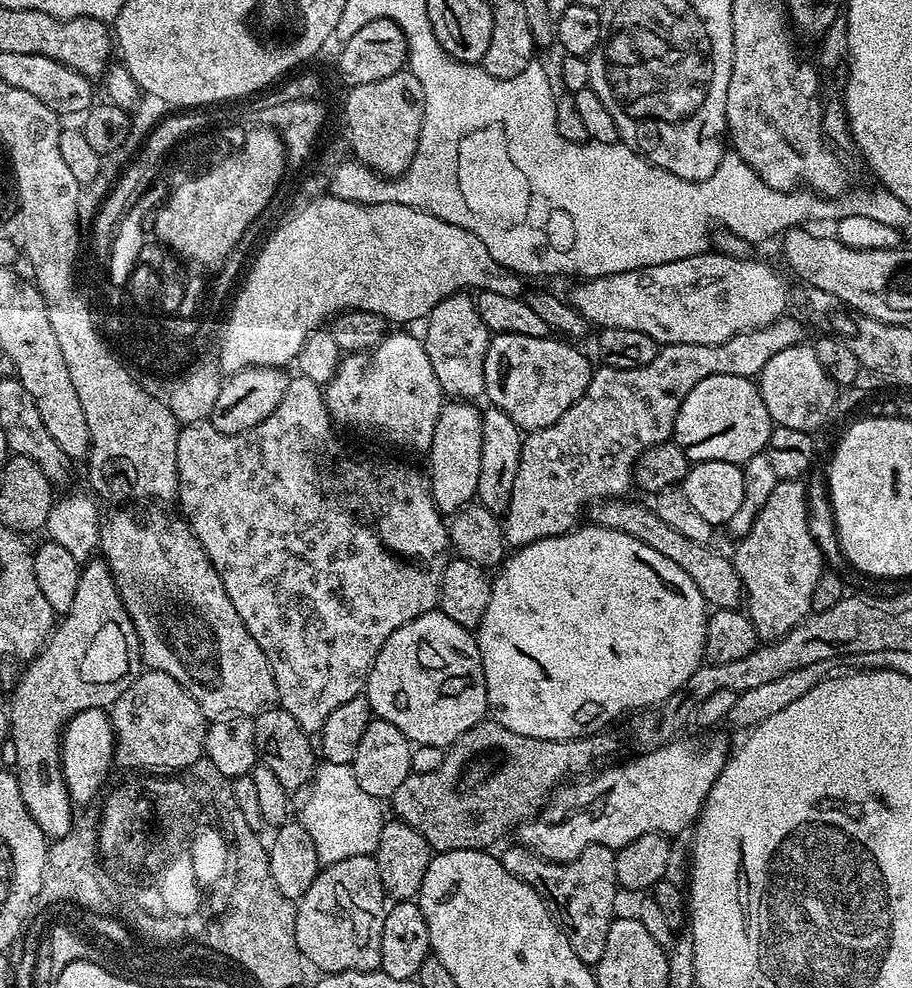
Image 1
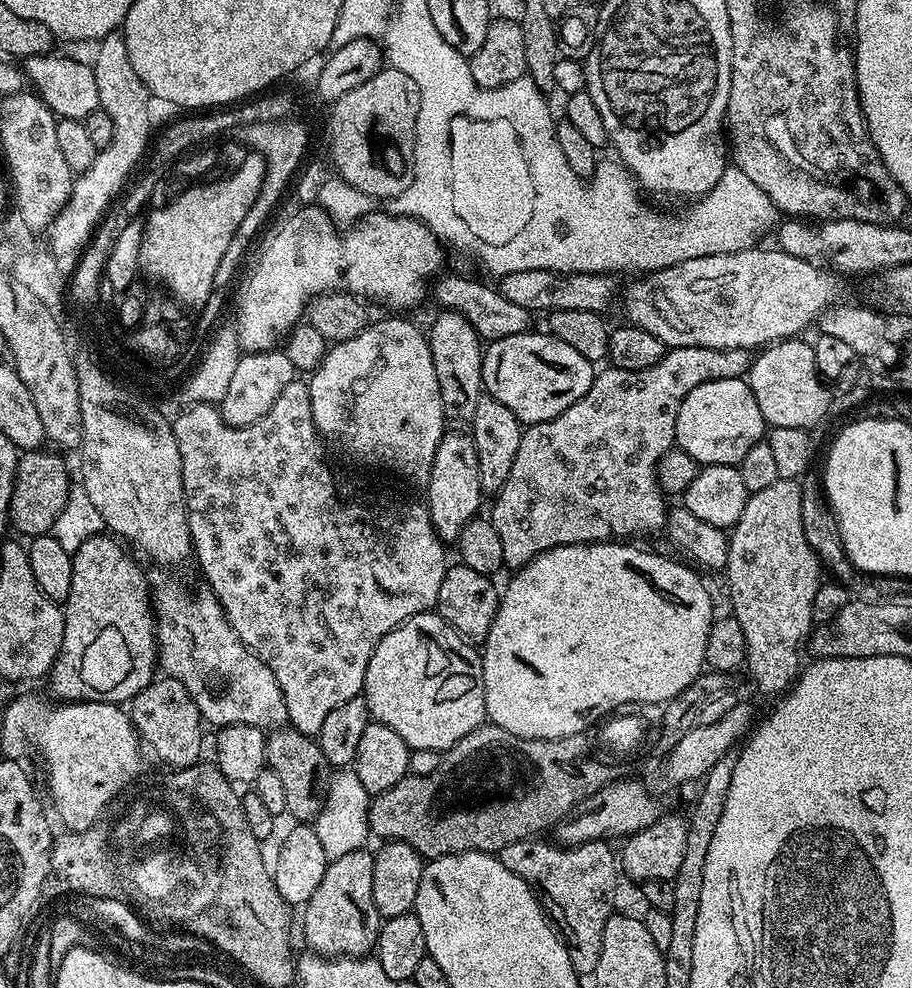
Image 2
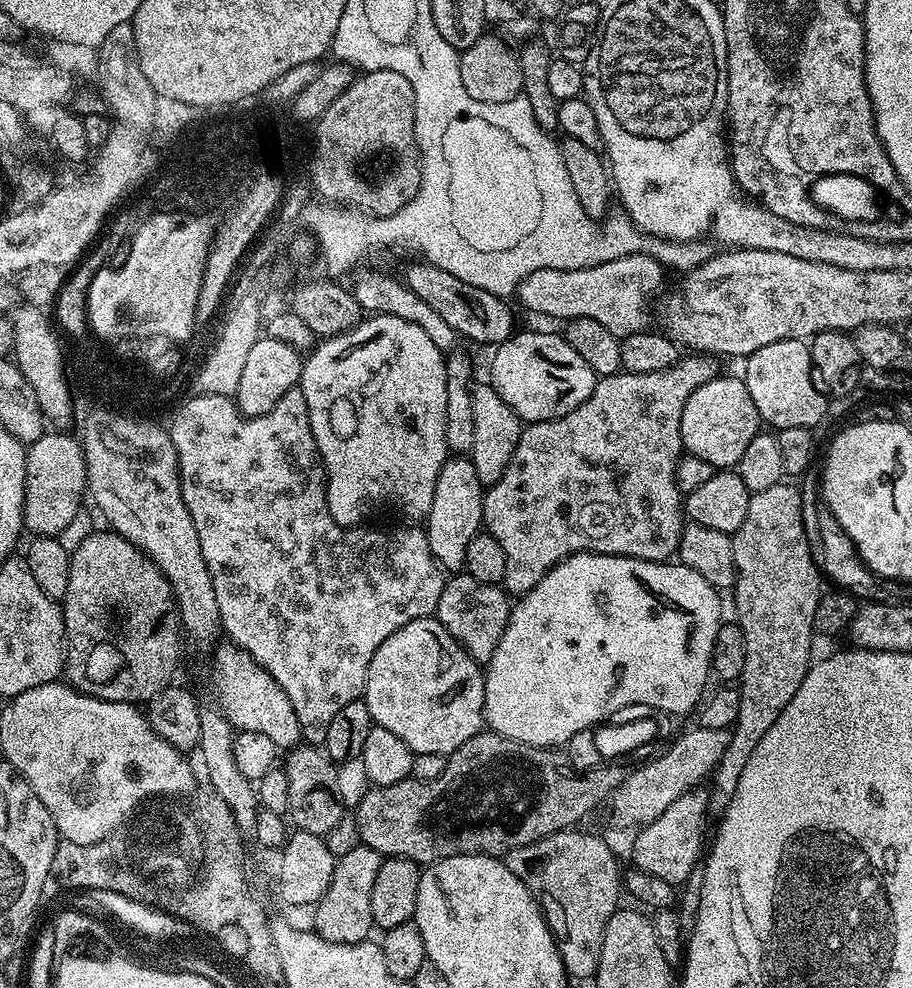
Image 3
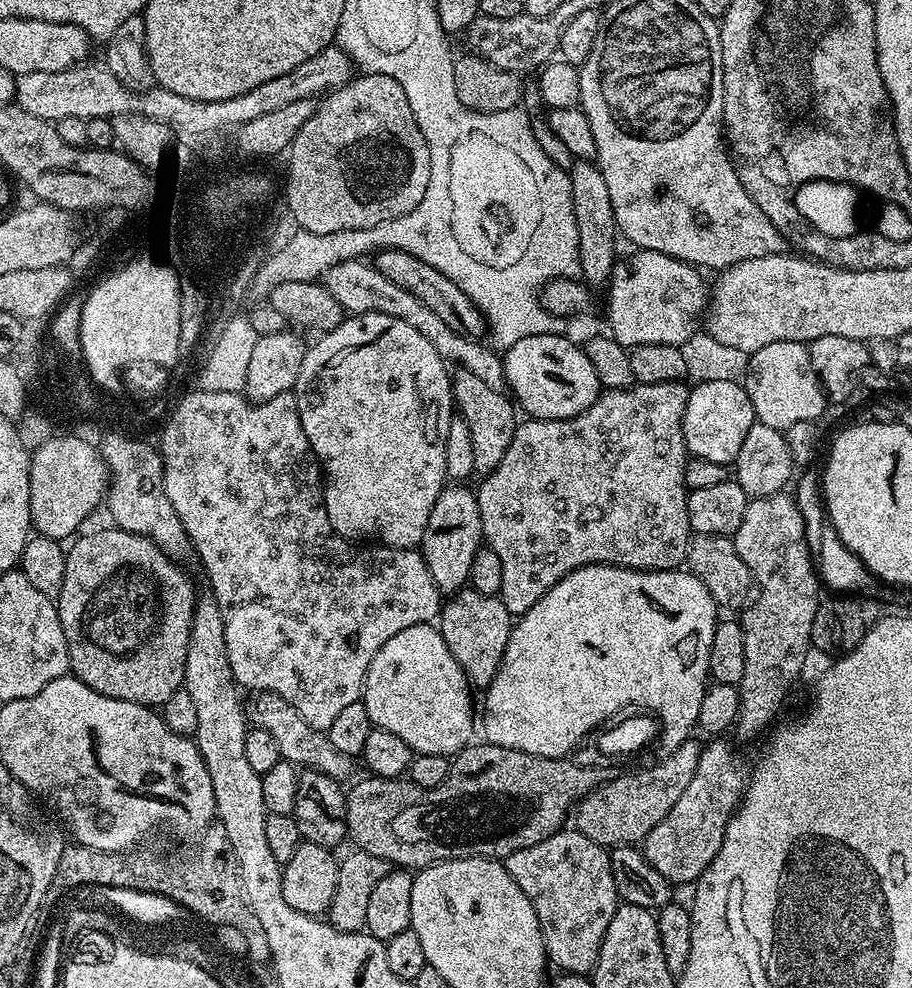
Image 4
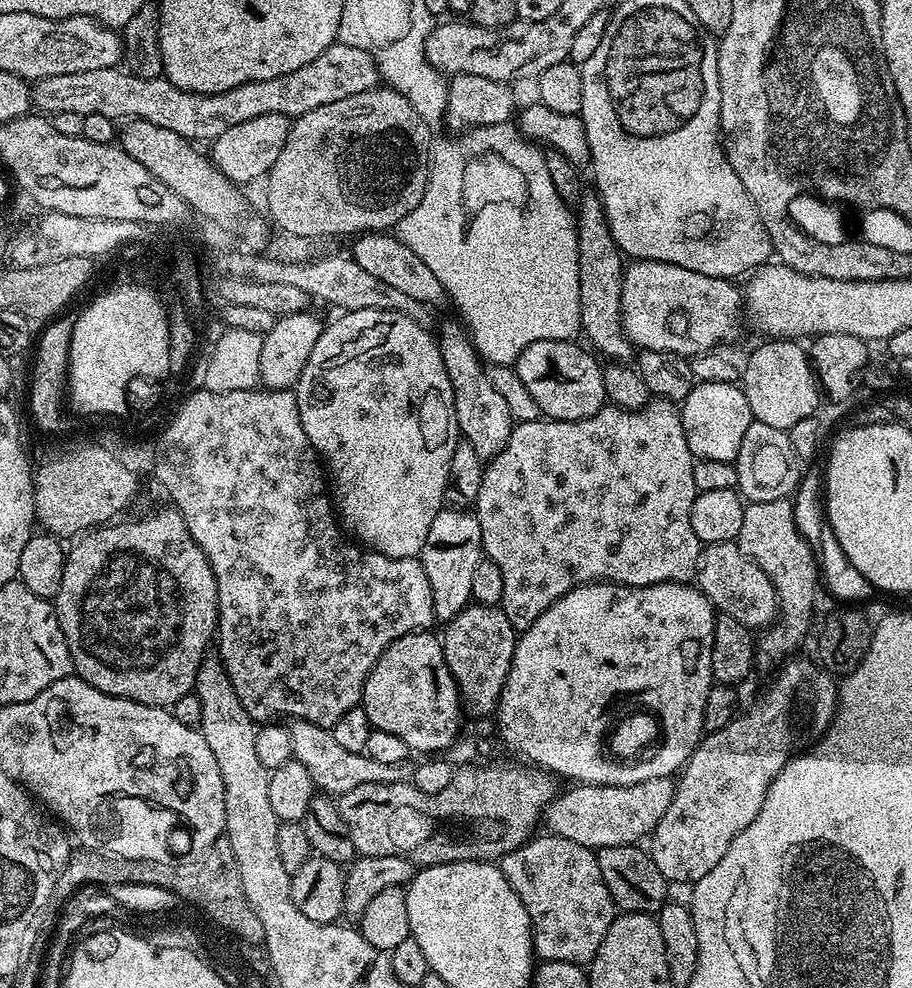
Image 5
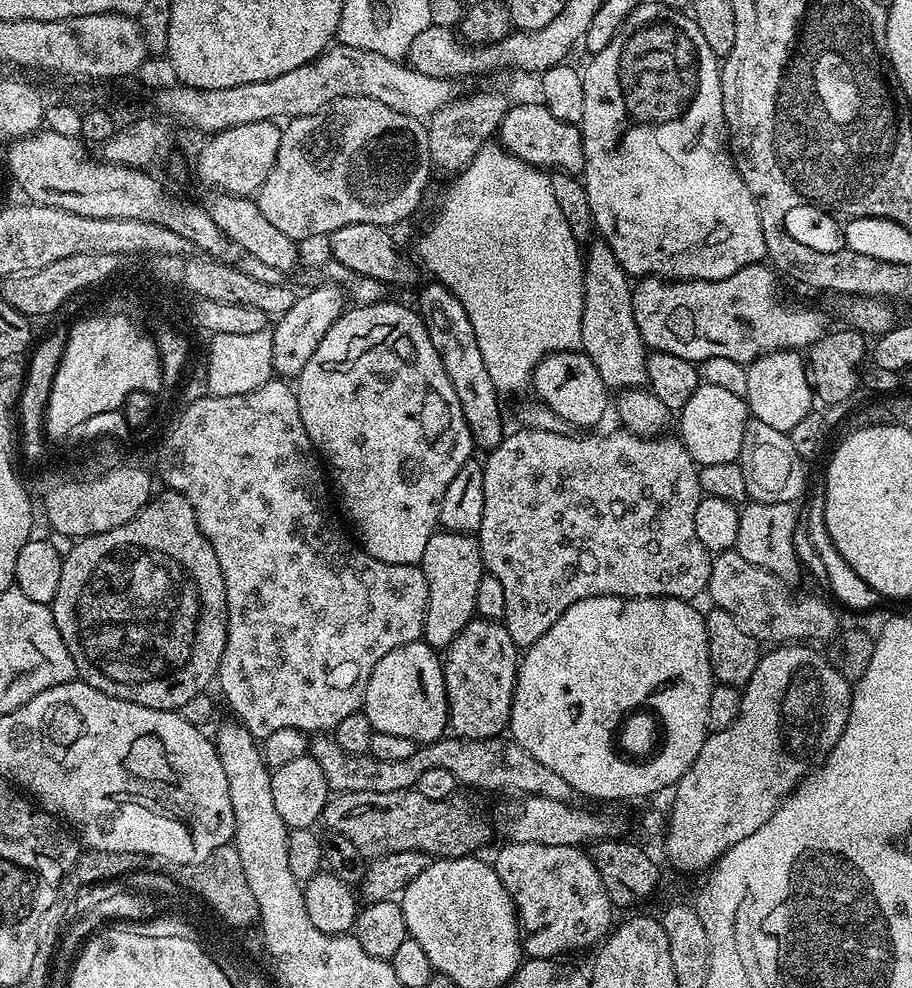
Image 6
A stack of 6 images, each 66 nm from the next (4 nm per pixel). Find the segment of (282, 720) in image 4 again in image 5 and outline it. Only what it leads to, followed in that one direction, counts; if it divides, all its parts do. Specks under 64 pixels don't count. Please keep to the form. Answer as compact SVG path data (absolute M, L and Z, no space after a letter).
M309 720L291 721L288 728L292 759L302 762L310 770L310 778L316 783L321 793L333 798L345 796L350 790L367 784L393 784L405 782L411 777L413 765L408 762L374 762L374 758L363 752L345 750L335 739L331 728L311 724Z

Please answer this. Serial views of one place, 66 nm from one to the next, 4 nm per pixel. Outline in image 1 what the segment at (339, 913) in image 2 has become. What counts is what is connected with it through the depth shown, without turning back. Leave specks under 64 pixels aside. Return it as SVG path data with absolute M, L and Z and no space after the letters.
M375 855L346 858L321 867L296 906L296 941L309 965L332 965L337 972L375 972L382 958L382 926L388 913Z

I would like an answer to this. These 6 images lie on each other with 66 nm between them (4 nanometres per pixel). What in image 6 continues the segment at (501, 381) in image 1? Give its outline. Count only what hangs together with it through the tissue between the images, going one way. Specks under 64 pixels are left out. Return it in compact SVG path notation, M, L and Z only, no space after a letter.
M582 350L549 352L536 363L530 381L536 387L539 399L554 413L561 415L573 429L592 430L596 423L610 412L610 390L598 374L598 366Z

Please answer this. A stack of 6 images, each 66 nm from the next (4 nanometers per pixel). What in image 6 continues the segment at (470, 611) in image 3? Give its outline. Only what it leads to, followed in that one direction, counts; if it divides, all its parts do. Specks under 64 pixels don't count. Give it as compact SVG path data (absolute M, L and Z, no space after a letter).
M474 618L462 626L458 638L454 638L454 642L443 649L442 663L451 735L459 736L462 740L490 740L501 735L508 726L518 667L518 649L514 638L510 638L510 630L506 630L506 626L499 620Z

